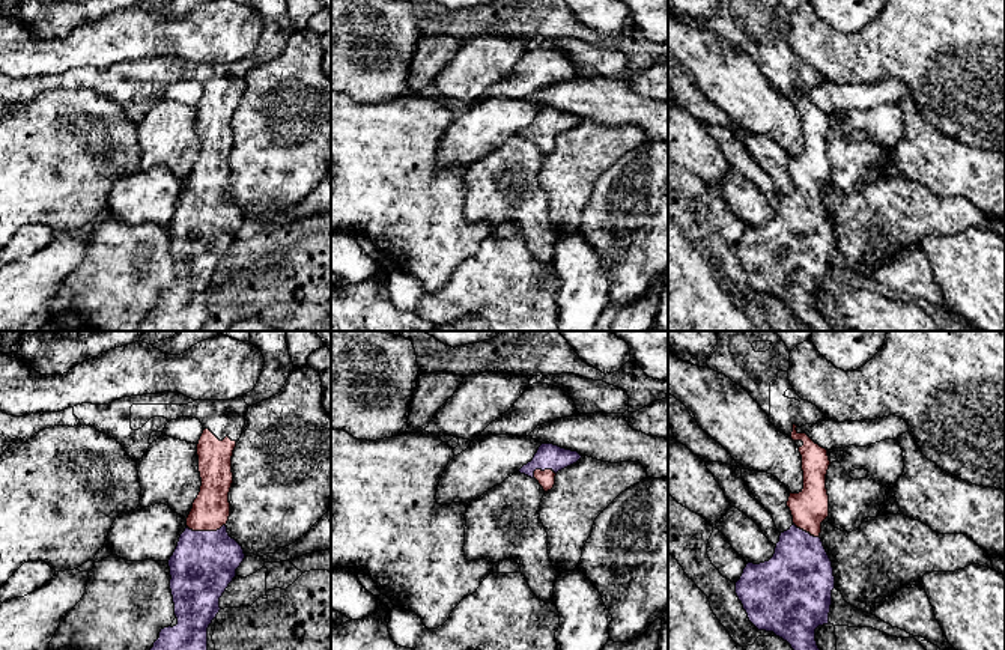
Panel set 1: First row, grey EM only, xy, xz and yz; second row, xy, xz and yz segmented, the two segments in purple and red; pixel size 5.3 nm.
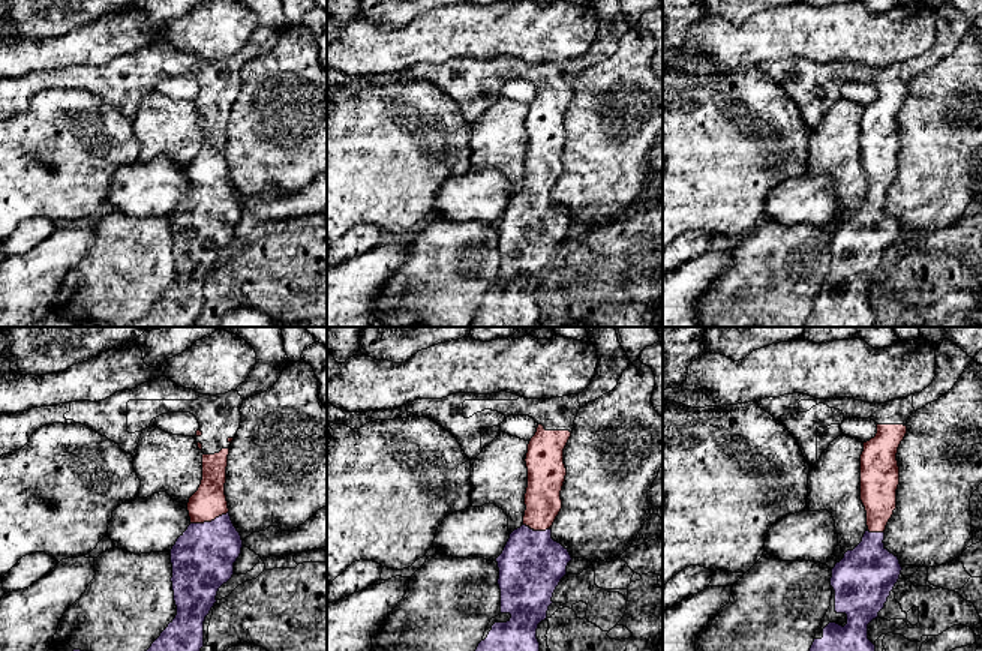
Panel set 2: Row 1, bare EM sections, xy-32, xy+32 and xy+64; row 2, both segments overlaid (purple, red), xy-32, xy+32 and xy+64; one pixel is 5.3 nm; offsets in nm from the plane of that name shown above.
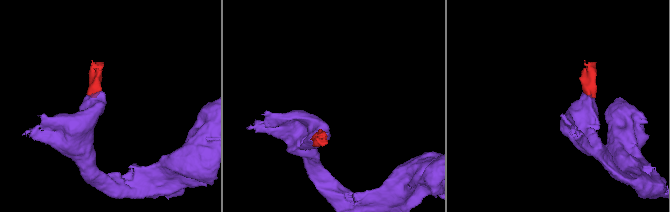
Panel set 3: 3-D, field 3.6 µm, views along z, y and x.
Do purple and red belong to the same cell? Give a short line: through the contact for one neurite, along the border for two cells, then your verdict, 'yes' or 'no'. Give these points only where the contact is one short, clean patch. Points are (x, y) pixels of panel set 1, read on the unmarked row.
line xy (203, 226), (205, 194), (211, 172); yes

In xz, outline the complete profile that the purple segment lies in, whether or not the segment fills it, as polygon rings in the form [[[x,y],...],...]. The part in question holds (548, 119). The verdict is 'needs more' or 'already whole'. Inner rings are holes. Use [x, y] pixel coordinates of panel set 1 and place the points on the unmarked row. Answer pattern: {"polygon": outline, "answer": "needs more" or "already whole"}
{"polygon": [[[542,107],[533,123],[524,128],[519,135],[536,141],[543,153],[548,155],[555,147],[557,135],[576,126],[581,120],[578,114],[554,107]]], "answer": "needs more"}

